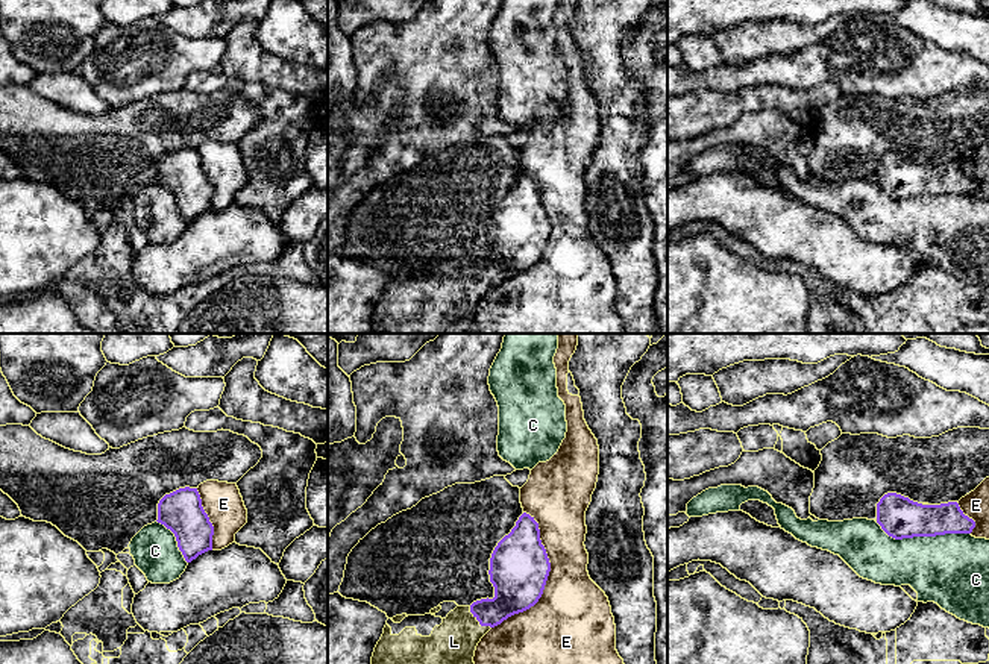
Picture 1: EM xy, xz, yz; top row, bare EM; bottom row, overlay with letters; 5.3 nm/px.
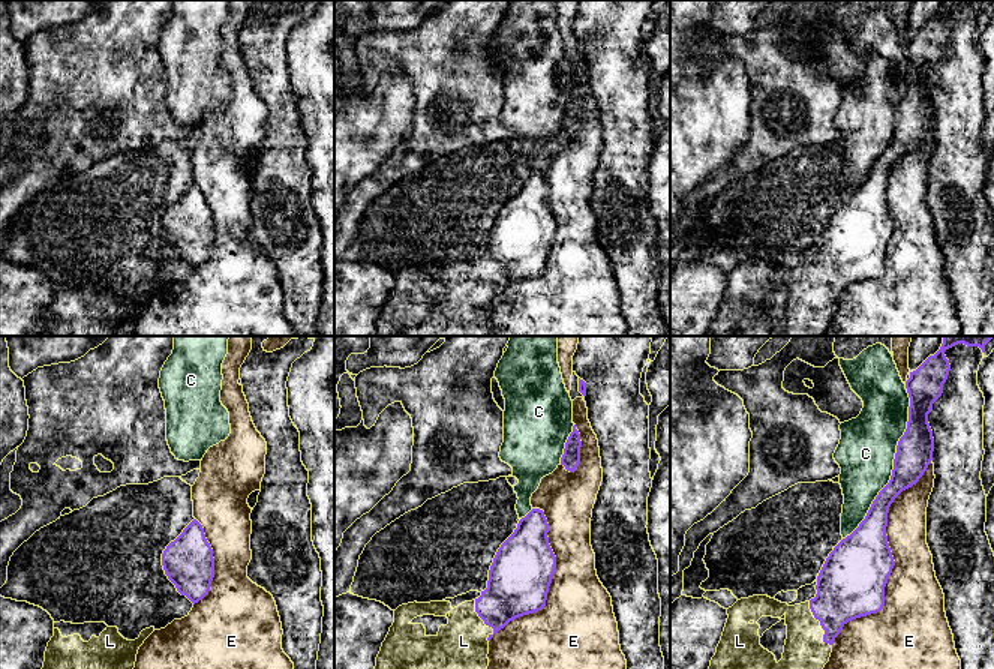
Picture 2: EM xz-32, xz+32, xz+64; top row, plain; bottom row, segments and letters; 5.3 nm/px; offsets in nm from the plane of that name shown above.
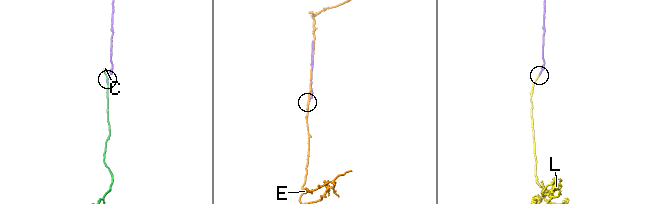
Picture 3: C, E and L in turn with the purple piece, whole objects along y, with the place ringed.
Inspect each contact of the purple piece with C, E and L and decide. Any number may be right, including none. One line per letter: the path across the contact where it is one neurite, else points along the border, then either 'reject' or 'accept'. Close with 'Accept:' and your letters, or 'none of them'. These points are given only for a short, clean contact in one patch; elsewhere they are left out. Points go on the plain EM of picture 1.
C: reject
E: reject
L: way xz (514, 252), (495, 272), (477, 279), (454, 302), (446, 316); accept
Accept: L

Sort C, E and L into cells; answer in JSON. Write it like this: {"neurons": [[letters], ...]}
{"neurons": [["C"], ["E"], ["L"]]}

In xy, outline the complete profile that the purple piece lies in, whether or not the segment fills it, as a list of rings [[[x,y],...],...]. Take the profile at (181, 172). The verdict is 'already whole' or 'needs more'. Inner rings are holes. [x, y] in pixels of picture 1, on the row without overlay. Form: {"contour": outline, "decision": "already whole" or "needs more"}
{"contour": [[[179,149],[158,164],[158,183],[170,189],[187,223],[212,211],[214,186],[202,167],[197,149]]], "decision": "already whole"}

